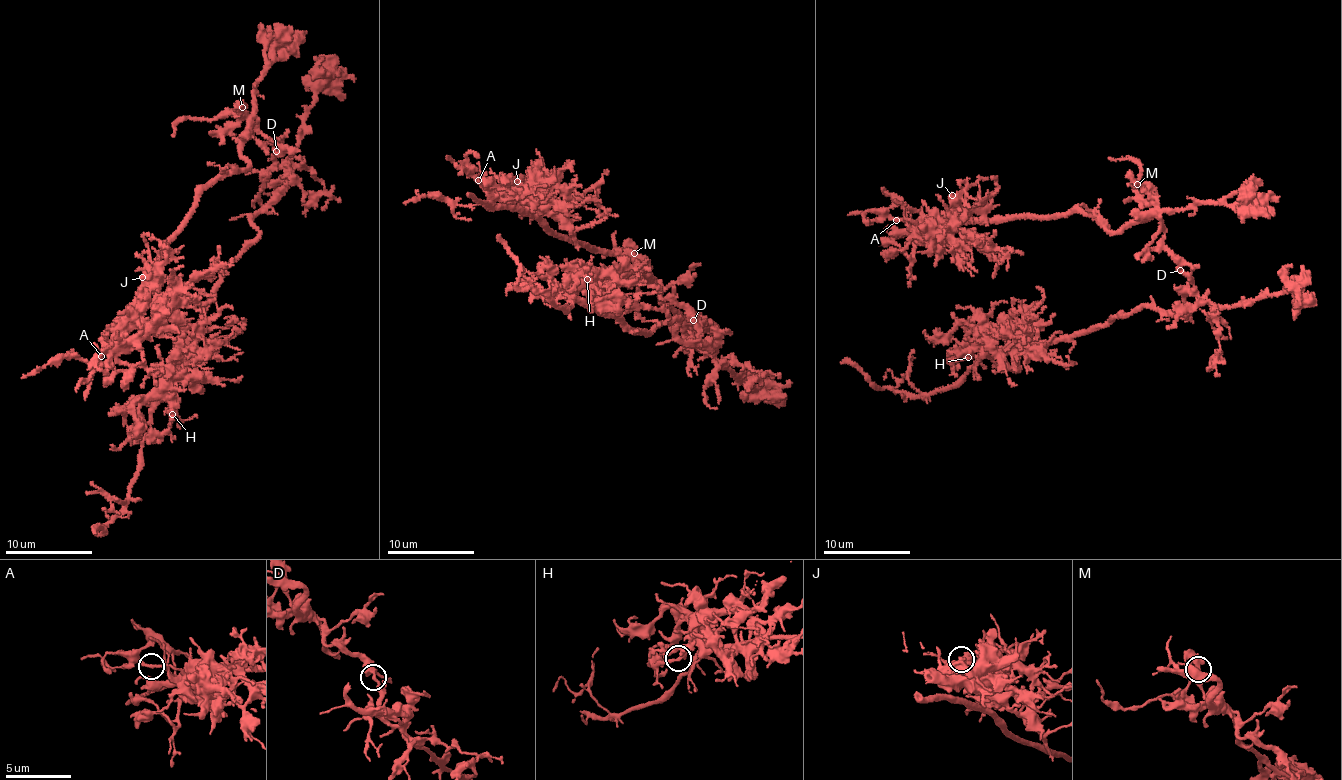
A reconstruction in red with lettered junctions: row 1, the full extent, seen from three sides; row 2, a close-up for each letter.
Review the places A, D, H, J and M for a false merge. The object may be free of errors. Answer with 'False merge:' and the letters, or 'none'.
False merge: D

